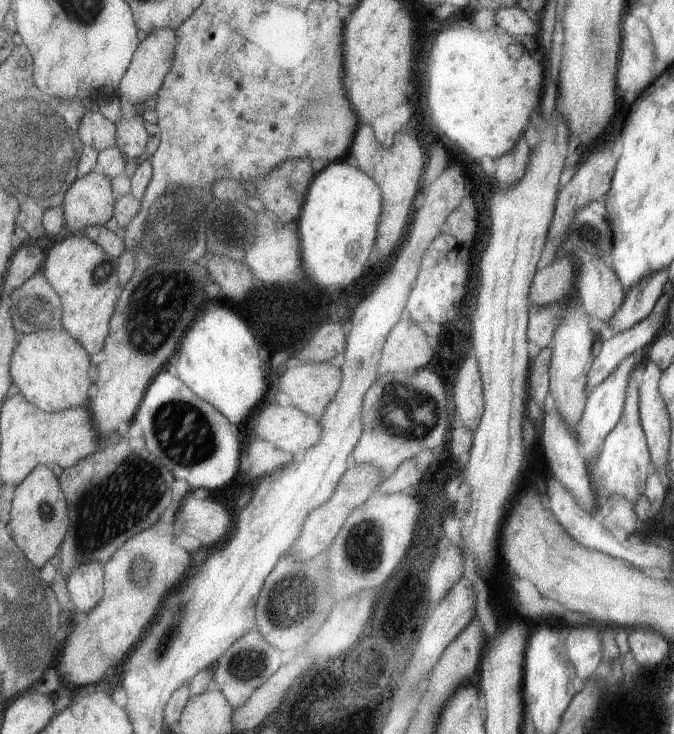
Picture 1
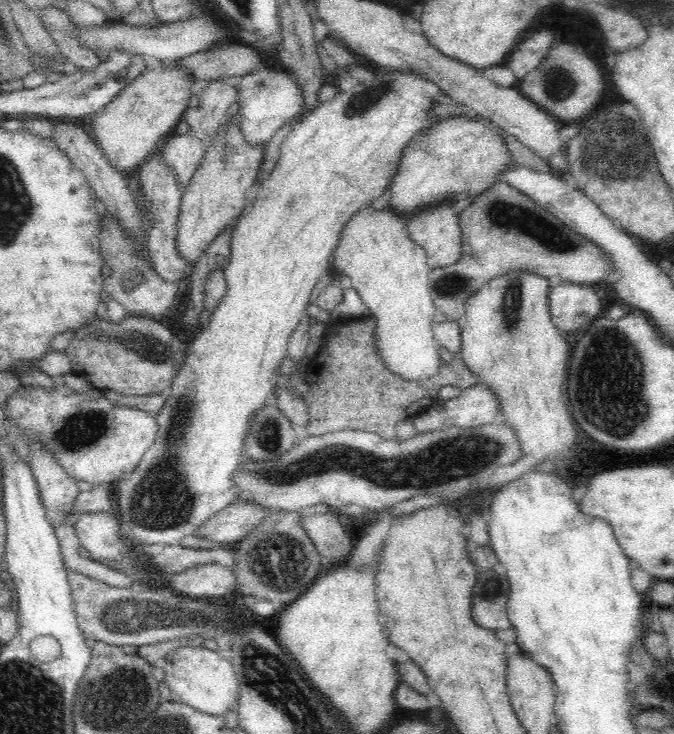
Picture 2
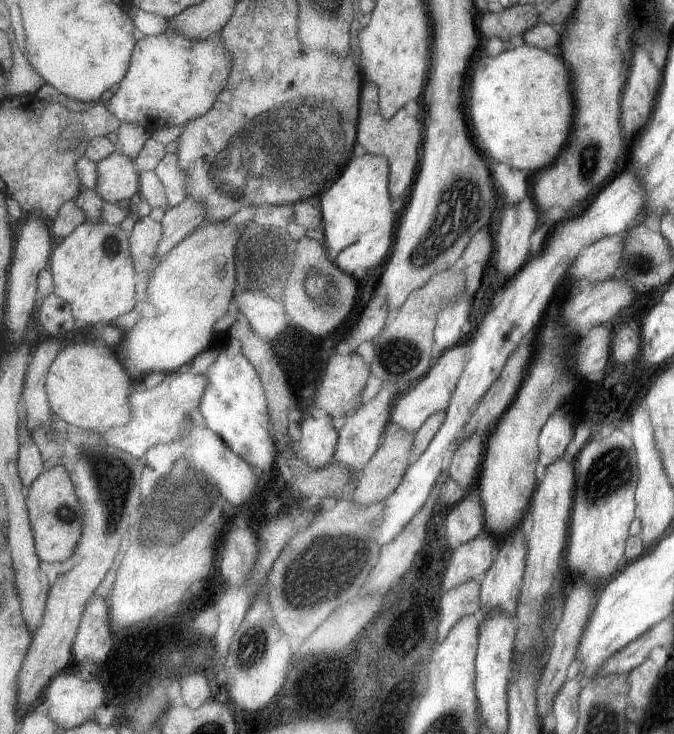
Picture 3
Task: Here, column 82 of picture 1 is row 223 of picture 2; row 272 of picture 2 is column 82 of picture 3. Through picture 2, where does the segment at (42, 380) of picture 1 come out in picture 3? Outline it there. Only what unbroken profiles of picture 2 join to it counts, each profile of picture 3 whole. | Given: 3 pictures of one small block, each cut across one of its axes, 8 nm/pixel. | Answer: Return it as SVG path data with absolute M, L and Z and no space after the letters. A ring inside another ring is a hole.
M73 342L65 344L65 348L51 362L45 390L47 400L51 404L53 414L57 414L65 424L77 426L81 430L111 430L123 428L131 422L133 412L129 404L129 390L133 386L131 374L123 368L121 360L113 350L95 342Z

